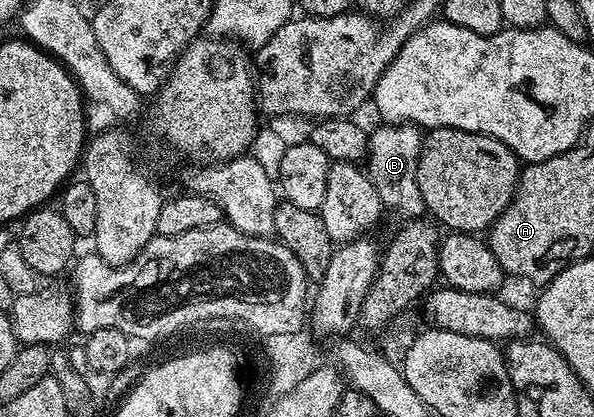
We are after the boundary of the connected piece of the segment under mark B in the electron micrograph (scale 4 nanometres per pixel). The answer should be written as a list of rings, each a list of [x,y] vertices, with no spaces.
[[[381,125],[368,138],[367,174],[374,184],[378,199],[386,210],[395,211],[402,220],[418,220],[426,214],[424,197],[419,183],[420,153],[423,150],[424,134],[418,126]]]

